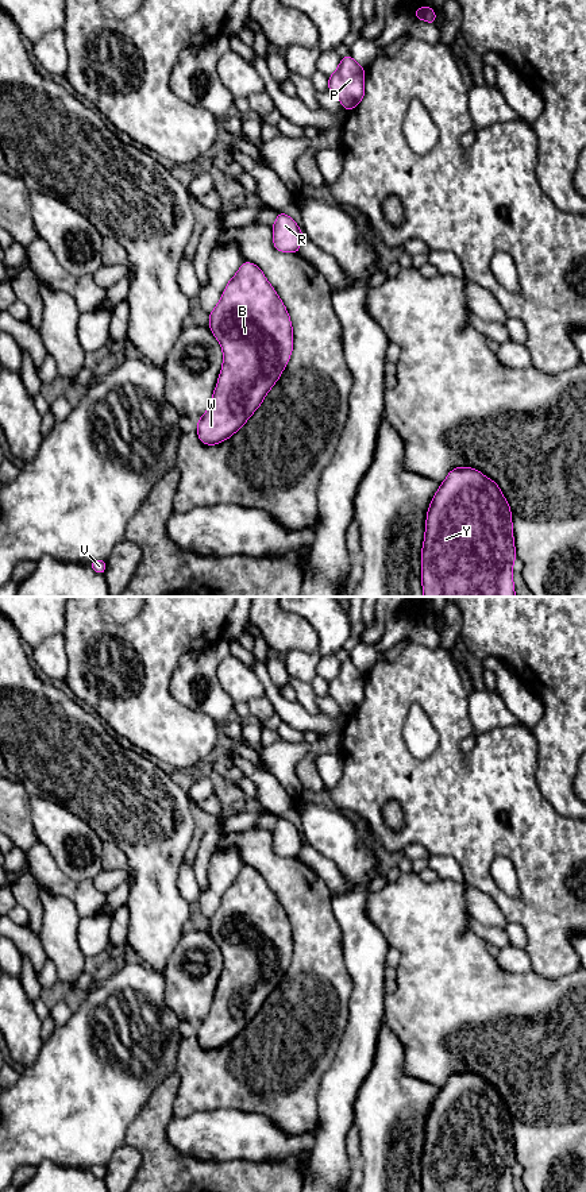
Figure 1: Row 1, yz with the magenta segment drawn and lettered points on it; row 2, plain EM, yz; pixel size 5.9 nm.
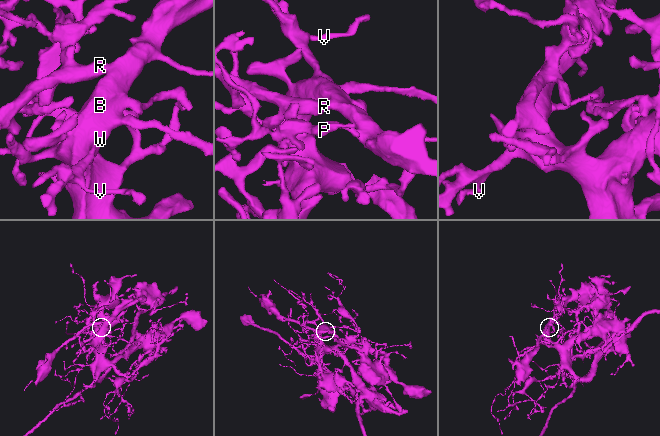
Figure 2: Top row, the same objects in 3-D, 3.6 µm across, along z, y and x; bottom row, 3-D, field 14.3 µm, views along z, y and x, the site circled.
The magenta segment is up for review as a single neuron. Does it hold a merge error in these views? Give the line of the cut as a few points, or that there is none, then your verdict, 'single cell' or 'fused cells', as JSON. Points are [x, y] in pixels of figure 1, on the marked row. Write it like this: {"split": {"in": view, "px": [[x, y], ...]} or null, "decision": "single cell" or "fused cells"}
{"split": null, "decision": "single cell"}

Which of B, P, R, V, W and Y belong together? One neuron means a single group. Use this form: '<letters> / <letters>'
B P R V W Y

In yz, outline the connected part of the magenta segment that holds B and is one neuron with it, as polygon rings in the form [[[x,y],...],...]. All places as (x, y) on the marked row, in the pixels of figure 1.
[[[243,262],[230,279],[208,325],[223,348],[223,366],[209,409],[197,420],[197,435],[201,443],[215,445],[244,425],[279,379],[293,351],[293,327],[282,300],[251,262]]]

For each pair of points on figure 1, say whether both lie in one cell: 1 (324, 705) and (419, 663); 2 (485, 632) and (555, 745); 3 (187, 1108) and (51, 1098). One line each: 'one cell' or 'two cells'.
1: two cells
2: one cell
3: two cells

